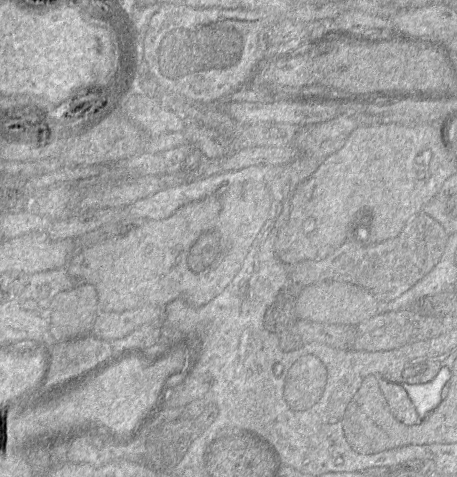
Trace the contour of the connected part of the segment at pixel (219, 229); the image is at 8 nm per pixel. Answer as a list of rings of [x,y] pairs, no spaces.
[[[266,182],[234,184],[224,192],[180,207],[168,218],[146,220],[123,236],[84,249],[78,248],[66,267],[69,275],[96,288],[99,311],[123,312],[150,304],[165,306],[178,298],[200,307],[218,296],[239,272],[253,241],[268,218],[271,202]]]

